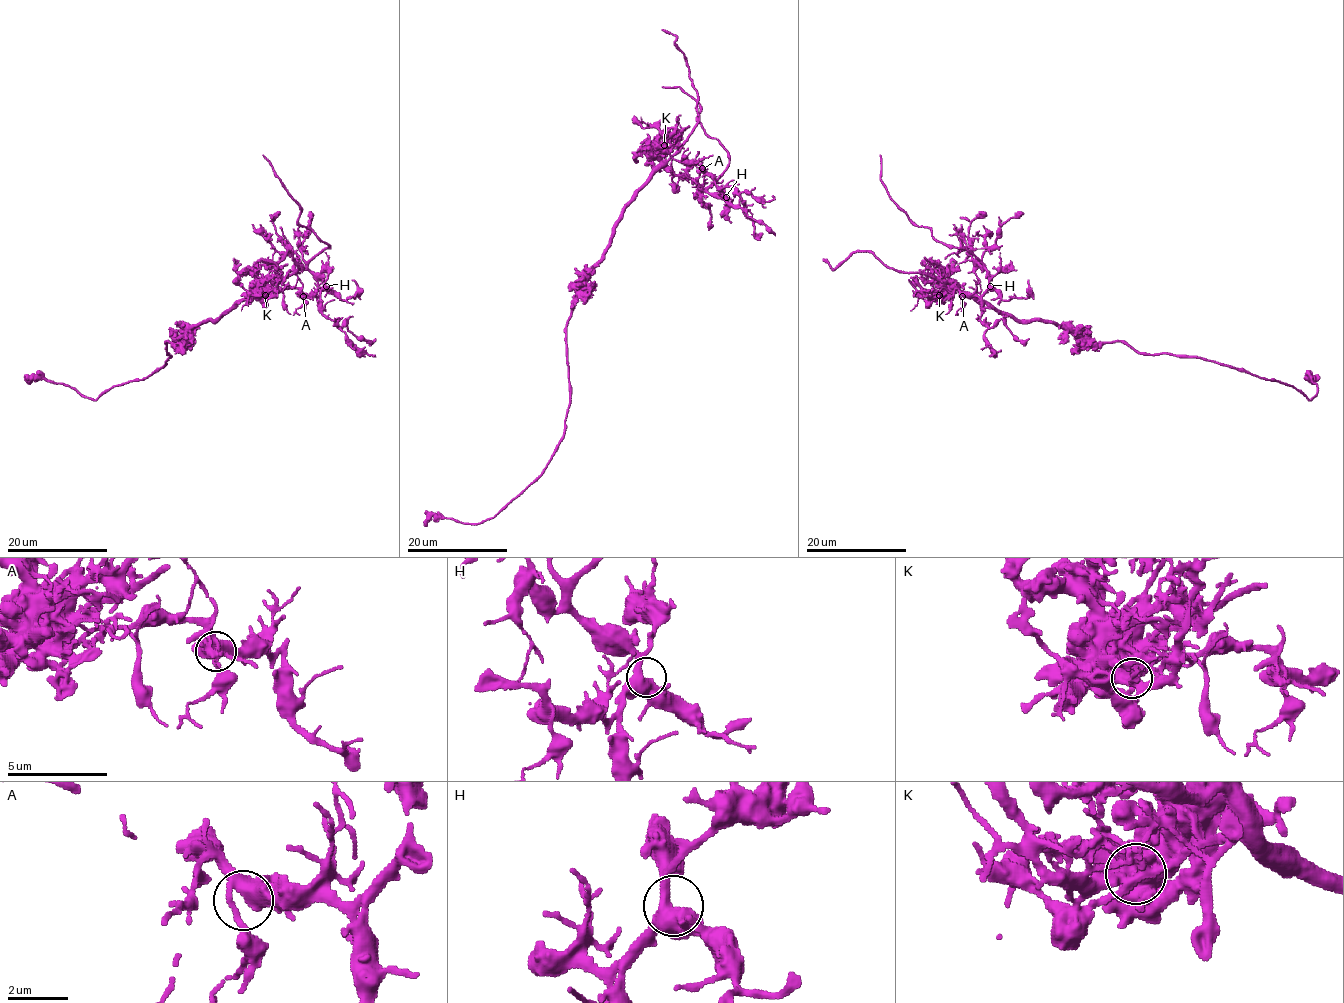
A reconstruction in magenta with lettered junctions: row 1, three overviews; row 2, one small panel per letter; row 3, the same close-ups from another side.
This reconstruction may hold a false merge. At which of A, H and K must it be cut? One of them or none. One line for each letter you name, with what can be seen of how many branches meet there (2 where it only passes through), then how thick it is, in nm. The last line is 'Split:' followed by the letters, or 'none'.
K: Branches: 4. Thickness 480 nm
Split: K

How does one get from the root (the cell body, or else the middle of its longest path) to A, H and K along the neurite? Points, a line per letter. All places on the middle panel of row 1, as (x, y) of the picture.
A: (610, 239), (623, 206), (661, 166), (661, 158), (666, 153), (678, 161), (697, 163), (702, 168)
H: (610, 239), (623, 206), (661, 166), (661, 158), (666, 153), (678, 161), (697, 163), (726, 197)
K: (610, 239), (623, 206), (661, 166), (661, 151), (665, 146)

